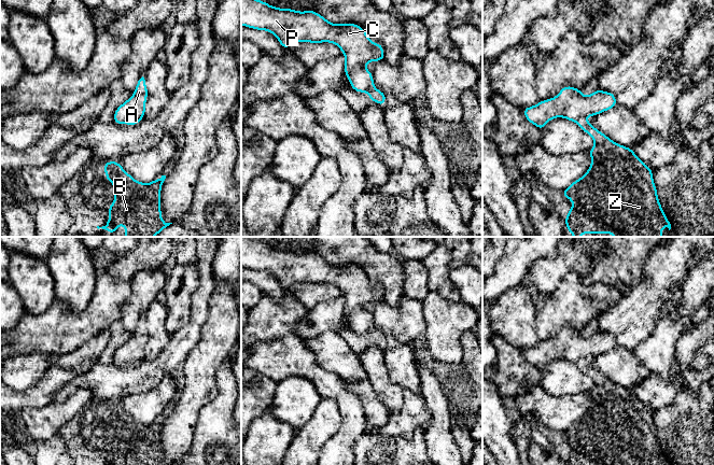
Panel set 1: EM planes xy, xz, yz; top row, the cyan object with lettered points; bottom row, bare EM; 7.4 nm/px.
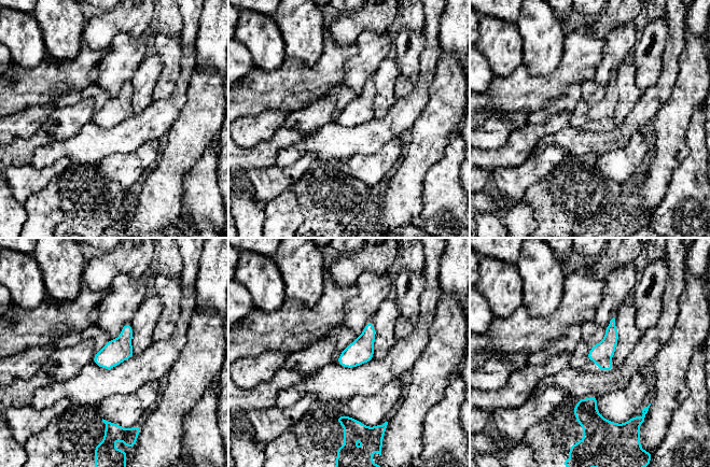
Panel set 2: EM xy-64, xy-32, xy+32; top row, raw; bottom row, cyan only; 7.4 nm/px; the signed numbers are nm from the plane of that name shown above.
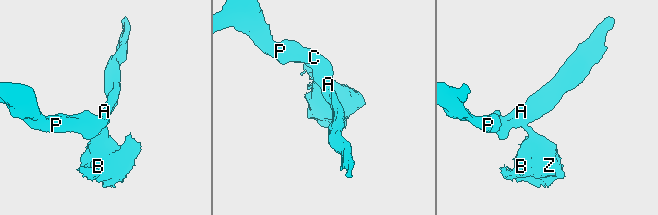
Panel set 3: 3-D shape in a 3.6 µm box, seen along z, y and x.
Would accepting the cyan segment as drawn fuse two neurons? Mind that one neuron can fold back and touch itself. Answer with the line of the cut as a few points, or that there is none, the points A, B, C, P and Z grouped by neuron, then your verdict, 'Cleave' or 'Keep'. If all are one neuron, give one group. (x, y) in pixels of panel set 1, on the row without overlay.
Split along xz (375, 329), (368, 333). Groups: A C P / B Z. Cleave

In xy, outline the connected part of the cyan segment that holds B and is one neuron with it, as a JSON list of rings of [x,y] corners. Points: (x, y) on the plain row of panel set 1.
[[[116,401],[106,403],[103,411],[109,424],[114,425],[114,445],[109,446],[108,465],[172,465],[162,461],[160,432],[166,417],[151,424],[141,424],[127,414]]]

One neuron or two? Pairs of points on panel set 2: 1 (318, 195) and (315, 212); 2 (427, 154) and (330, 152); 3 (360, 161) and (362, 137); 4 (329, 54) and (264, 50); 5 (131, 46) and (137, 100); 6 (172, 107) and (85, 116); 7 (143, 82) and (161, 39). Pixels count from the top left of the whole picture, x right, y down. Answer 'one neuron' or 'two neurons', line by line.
1: one neuron
2: two neurons
3: two neurons
4: two neurons
5: two neurons
6: two neurons
7: two neurons

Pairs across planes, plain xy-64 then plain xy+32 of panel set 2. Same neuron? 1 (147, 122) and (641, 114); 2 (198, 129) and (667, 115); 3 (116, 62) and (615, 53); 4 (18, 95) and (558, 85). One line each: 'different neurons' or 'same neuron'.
1: same neuron
2: same neuron
3: same neuron
4: same neuron

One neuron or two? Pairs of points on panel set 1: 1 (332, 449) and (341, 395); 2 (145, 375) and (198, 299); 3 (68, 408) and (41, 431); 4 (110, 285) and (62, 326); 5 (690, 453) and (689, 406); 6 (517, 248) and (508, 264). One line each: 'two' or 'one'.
1: one
2: one
3: one
4: one
5: one
6: one

